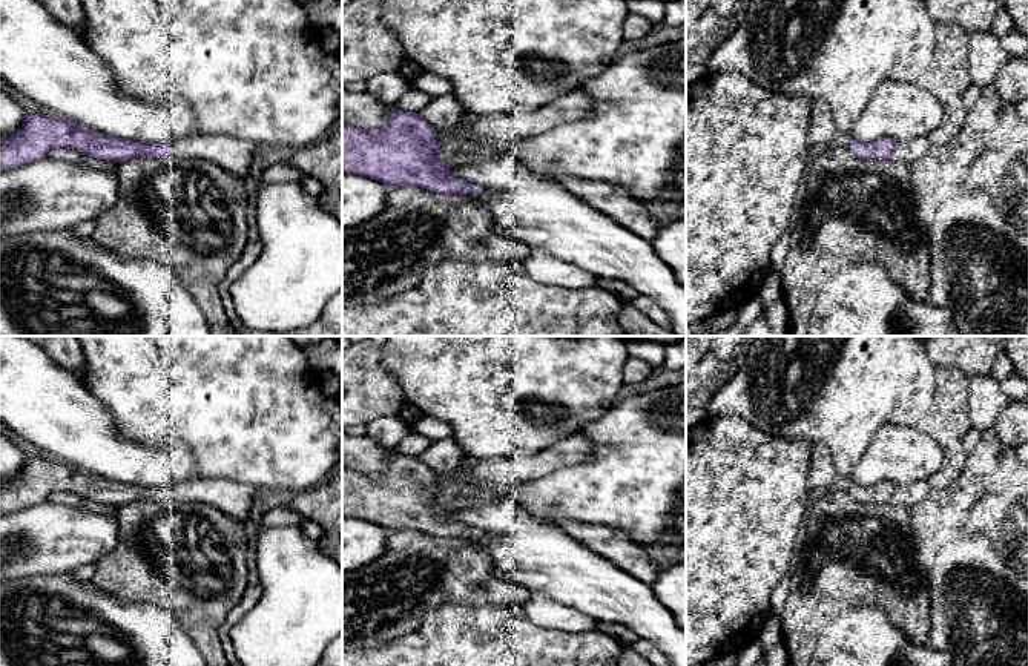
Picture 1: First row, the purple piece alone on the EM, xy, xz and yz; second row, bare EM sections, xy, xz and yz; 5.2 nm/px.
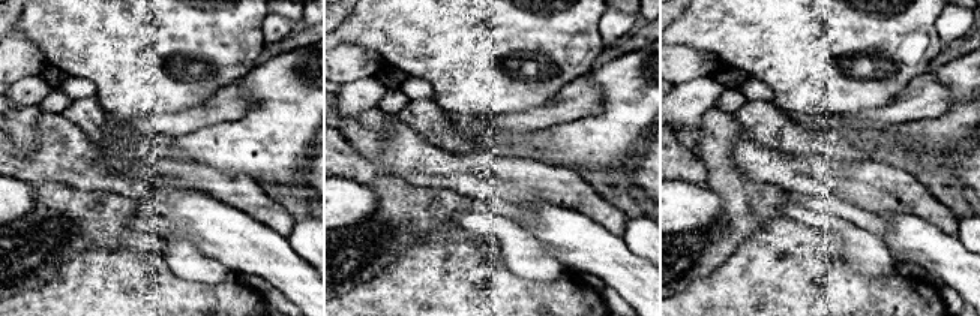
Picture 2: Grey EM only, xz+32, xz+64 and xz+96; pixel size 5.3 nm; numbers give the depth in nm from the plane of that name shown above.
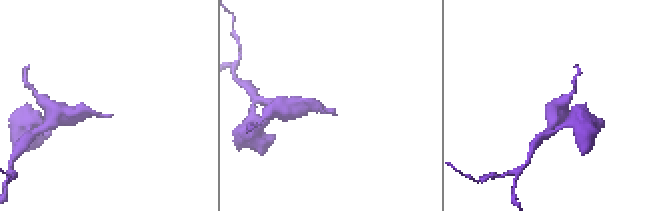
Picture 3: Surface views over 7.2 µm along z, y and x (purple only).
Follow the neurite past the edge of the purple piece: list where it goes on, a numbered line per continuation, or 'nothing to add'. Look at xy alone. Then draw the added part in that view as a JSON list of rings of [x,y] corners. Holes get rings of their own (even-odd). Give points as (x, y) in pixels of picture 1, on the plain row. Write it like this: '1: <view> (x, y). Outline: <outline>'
1: xy (232, 497). Outline: [[[193,477],[170,486],[170,499],[212,505],[244,525],[258,491],[236,480]]]

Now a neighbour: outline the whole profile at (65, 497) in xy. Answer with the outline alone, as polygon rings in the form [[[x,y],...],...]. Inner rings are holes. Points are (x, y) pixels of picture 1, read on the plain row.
[[[54,491],[49,497],[55,503],[69,505],[69,506],[81,506],[91,509],[97,514],[112,516],[117,511],[114,505],[97,503],[92,500],[86,500],[69,491]]]

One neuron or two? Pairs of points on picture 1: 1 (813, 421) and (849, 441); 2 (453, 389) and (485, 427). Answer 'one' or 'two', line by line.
1: one
2: one

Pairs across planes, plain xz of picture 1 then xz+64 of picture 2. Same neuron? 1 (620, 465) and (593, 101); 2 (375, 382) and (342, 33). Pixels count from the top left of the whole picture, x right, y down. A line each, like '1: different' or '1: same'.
1: different
2: different

